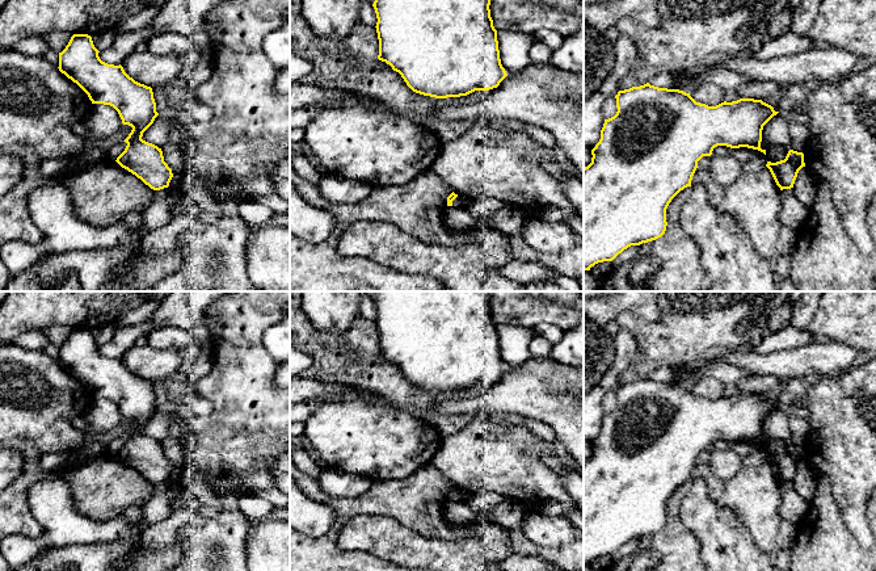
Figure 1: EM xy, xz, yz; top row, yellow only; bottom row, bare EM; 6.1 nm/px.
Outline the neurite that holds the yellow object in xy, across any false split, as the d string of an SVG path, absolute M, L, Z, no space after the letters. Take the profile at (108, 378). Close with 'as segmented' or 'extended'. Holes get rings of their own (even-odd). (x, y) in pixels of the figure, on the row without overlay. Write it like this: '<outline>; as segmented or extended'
M73 328L59 347L59 365L76 377L92 398L113 400L123 419L132 421L125 445L117 457L153 484L169 480L172 463L157 440L142 433L143 427L159 410L151 381L130 371L123 361L108 358L98 350L92 331Z; as segmented

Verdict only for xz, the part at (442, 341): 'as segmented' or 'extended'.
as segmented

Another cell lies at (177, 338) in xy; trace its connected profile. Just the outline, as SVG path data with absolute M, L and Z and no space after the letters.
M161 327L152 329L146 336L148 339L148 345L155 349L185 349L190 343L193 335L189 329L180 327Z

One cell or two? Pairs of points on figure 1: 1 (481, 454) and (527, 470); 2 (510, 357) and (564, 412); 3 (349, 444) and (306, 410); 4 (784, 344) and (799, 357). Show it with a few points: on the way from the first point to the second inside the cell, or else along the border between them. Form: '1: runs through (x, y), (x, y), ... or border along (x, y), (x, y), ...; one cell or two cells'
1: runs through (493, 465), (504, 470), (516, 470); one cell
2: border along (530, 356), (521, 364), (508, 369); two cells
3: border along (333, 398), (321, 402), (304, 422); two cells
4: border along (813, 340), (792, 348), (758, 353); two cells

